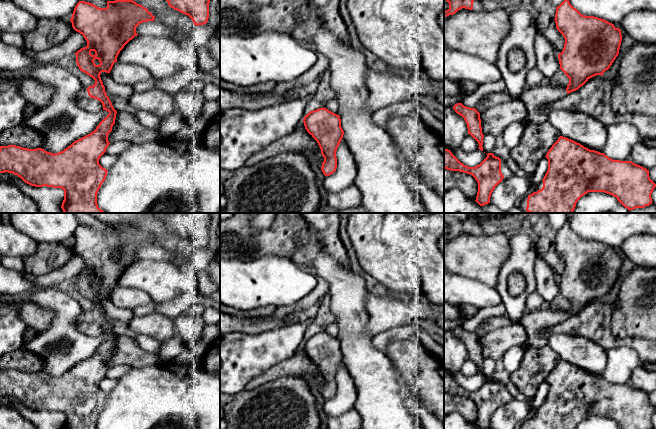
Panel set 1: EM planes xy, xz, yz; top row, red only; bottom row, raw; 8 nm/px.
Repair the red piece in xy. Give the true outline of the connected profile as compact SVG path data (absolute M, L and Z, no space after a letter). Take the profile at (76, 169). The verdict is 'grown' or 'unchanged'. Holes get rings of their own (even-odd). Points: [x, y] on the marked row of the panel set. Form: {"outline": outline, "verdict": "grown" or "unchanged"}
{"outline": "M133 0L107 1L106 8L79 1L70 19L75 31L82 34L87 46L78 50L76 63L80 71L95 80L92 86L83 86L78 92L76 101L81 97L94 98L103 105L109 114L90 134L74 141L70 146L58 153L47 152L42 148L28 149L16 145L0 146L0 173L12 173L25 183L35 187L53 187L64 190L61 208L64 213L105 213L98 207L97 193L105 181L107 169L99 164L100 157L109 146L108 134L115 124L117 111L114 109L101 80L102 72L110 73L117 57L124 46L138 34L136 27L143 22L154 21L155 16L147 8Z", "verdict": "grown"}

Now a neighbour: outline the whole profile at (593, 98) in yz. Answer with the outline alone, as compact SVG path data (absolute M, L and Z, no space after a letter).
M596 75L578 90L567 94L560 100L550 102L547 108L583 112L600 120L606 127L625 121L634 125L642 138L656 139L656 117L644 114L628 113L615 115L611 108L611 96L614 91L613 81Z

